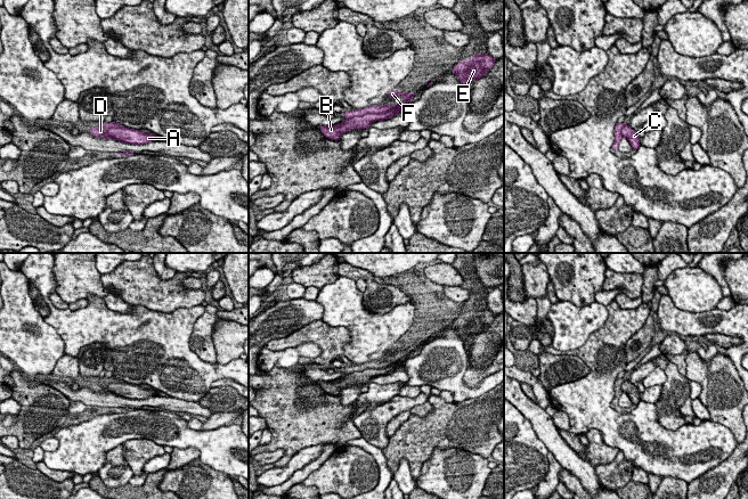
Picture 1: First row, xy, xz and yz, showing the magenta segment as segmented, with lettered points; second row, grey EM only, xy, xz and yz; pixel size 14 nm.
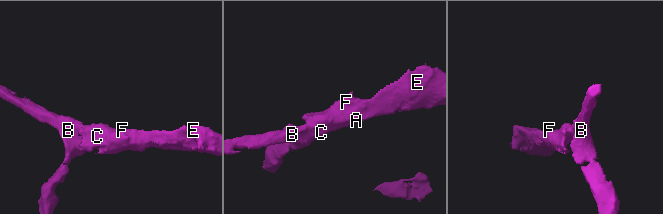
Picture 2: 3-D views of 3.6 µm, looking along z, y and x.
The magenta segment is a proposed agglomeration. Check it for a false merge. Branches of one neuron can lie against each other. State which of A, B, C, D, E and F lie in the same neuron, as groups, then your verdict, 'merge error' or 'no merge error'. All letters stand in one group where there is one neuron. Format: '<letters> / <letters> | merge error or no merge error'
A B C D E F | no merge error

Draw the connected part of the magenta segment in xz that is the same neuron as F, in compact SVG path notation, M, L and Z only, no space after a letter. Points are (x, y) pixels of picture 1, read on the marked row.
M391 90L388 93L388 97L392 98L392 101L397 97L404 96L406 98L405 101L401 101L398 105L391 106L391 105L374 105L369 107L365 107L363 109L356 109L352 112L349 112L348 109L343 111L343 114L347 116L347 120L334 124L334 125L322 125L320 132L328 139L339 141L342 133L347 131L351 131L355 129L369 129L368 126L376 121L384 121L388 118L391 118L396 116L399 112L403 112L404 106L408 101L414 101L412 98L413 96L416 96L417 92L397 92L395 90Z

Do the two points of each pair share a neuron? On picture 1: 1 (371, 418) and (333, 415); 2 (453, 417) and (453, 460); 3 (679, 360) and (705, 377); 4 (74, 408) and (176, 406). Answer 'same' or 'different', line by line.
1: different
2: different
3: different
4: different

